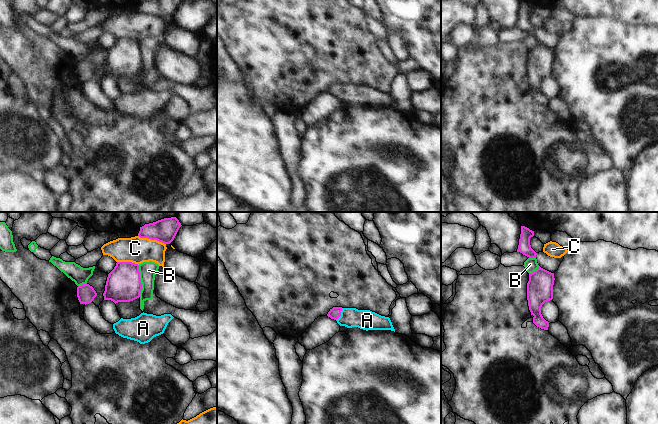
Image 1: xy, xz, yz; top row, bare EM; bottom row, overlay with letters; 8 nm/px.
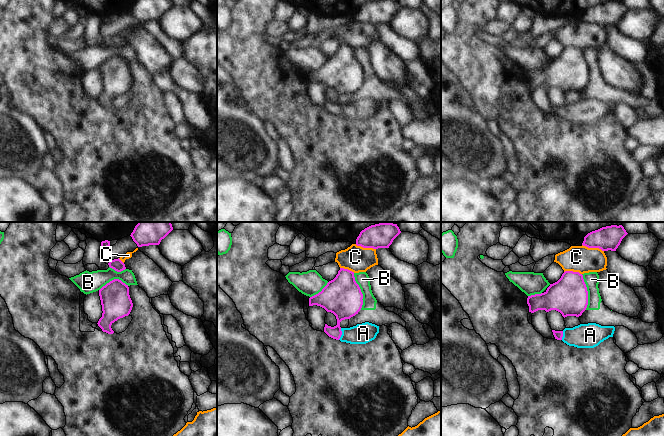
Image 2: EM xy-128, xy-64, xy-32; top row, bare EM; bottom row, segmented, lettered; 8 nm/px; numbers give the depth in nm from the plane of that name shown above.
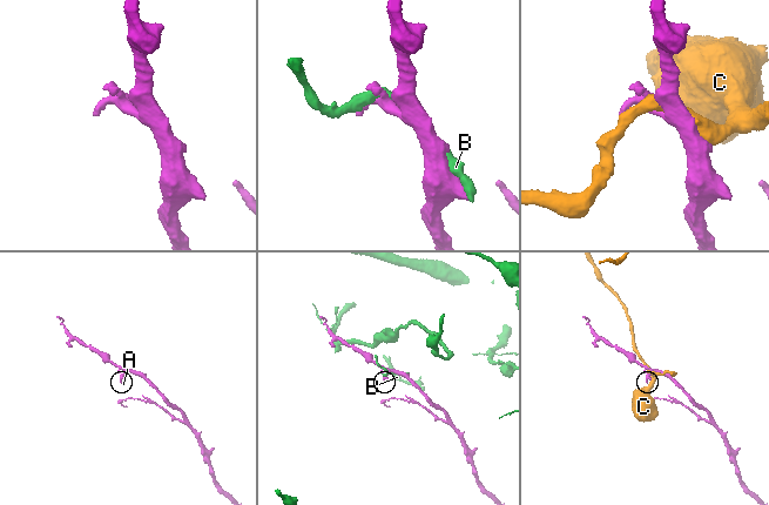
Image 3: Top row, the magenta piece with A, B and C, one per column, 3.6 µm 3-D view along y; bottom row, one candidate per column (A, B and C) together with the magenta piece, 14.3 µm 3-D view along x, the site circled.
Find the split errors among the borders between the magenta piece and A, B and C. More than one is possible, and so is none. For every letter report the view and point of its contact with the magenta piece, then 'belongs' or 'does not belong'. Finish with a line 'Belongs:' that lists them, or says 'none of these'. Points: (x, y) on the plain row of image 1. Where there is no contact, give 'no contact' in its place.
A: meets magenta in xz at (340, 90); belongs
B: meets magenta in xy at (140, 57); does not belong
C: meets magenta in xy at (152, 15); does not belong
Belongs: A

